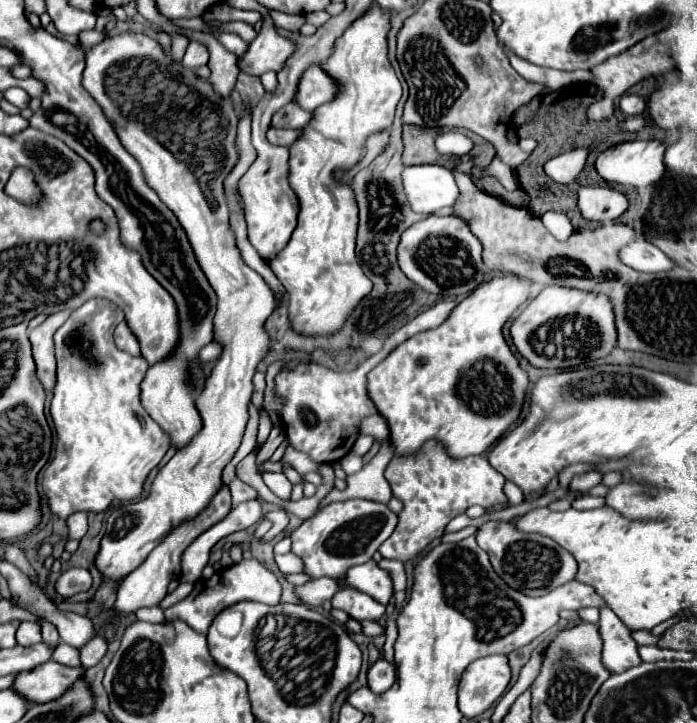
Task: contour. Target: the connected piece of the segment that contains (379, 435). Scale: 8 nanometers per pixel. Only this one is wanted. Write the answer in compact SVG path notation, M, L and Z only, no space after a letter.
M381 414L369 416L369 418L361 424L361 432L373 436L377 442L389 440L389 428L387 428L387 422L385 422L385 418L383 418Z

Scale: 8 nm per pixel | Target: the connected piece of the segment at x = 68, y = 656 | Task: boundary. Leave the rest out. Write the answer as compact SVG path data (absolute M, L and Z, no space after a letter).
M59 644L53 652L53 660L59 662L59 664L65 664L65 666L79 666L79 650L69 646L69 644Z

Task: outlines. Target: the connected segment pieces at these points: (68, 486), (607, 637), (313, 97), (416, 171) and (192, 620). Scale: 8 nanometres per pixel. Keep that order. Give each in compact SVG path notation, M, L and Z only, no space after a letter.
M103 298L87 300L81 308L73 310L67 322L55 332L55 358L57 358L57 382L51 400L51 418L57 432L55 458L45 468L41 488L47 496L51 512L63 520L79 510L103 512L115 500L135 500L143 492L143 484L149 472L161 462L171 446L169 434L161 430L155 420L143 410L139 402L141 380L149 368L145 358L135 358L117 350L113 342L113 330L123 320L121 310Z
M607 606L601 608L599 632L603 638L603 664L609 672L619 674L641 664L637 644L631 638L631 630Z
M319 66L307 68L307 72L303 74L303 78L299 82L295 102L303 110L311 110L313 112L317 106L331 102L339 94L341 84L337 84L335 80L337 78L325 76L325 70L319 68Z
M437 164L407 166L403 170L403 188L409 204L419 214L435 214L457 202L459 190L449 168Z
M249 558L249 560L241 560L239 564L233 564L229 568L215 572L209 580L199 580L187 598L183 598L181 602L177 602L165 610L165 618L167 620L183 620L193 630L207 634L207 628L211 626L213 618L223 608L227 608L235 602L241 602L241 600L255 600L255 602L263 602L263 604L279 604L279 598L281 598L281 584L279 584L277 576L273 572L269 572L259 560Z

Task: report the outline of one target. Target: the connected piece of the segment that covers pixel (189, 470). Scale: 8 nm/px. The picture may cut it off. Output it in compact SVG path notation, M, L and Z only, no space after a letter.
M123 32L115 36L103 38L99 44L91 46L85 52L85 72L83 72L83 86L95 98L95 102L103 108L107 120L113 124L121 144L135 156L141 164L147 184L159 194L159 198L173 210L179 224L185 228L195 258L207 276L209 284L217 294L217 314L213 320L213 342L221 344L219 362L213 366L209 378L205 380L203 392L197 396L195 406L201 414L203 428L191 438L187 446L183 446L157 474L151 494L137 502L117 508L109 514L105 536L101 538L101 548L95 556L97 570L101 570L103 582L97 588L93 602L103 604L107 610L113 608L117 588L125 576L129 576L149 552L183 520L197 516L201 510L207 508L207 502L217 494L221 488L221 474L223 468L233 460L235 452L241 446L241 438L249 420L249 404L253 396L253 374L257 364L269 354L269 334L265 330L265 320L271 316L275 308L275 298L271 288L265 280L251 270L235 244L235 234L229 224L229 204L225 196L223 180L231 172L237 162L237 122L239 116L235 106L221 98L209 80L201 80L193 70L183 68L181 64L173 62L161 48L161 44L141 32Z

